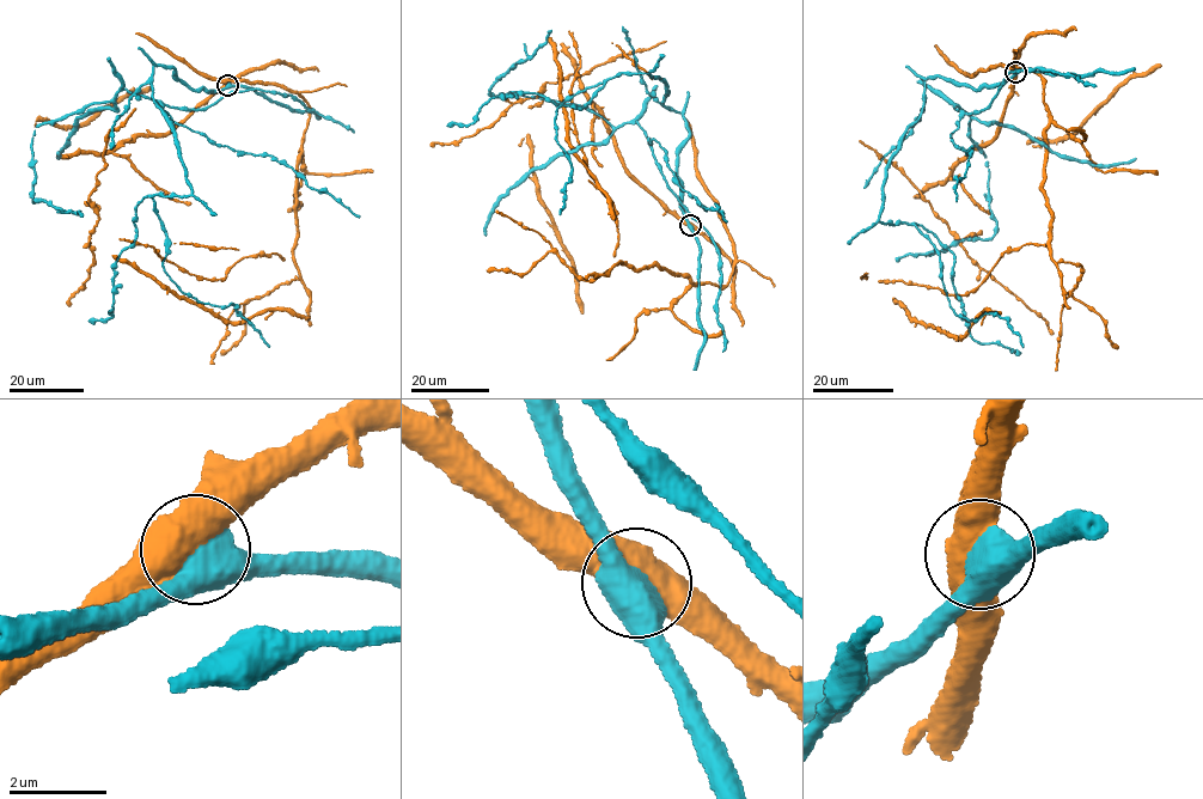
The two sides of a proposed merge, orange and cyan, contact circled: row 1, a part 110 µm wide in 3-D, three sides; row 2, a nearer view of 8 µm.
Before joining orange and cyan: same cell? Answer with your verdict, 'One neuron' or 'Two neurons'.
One neuron

